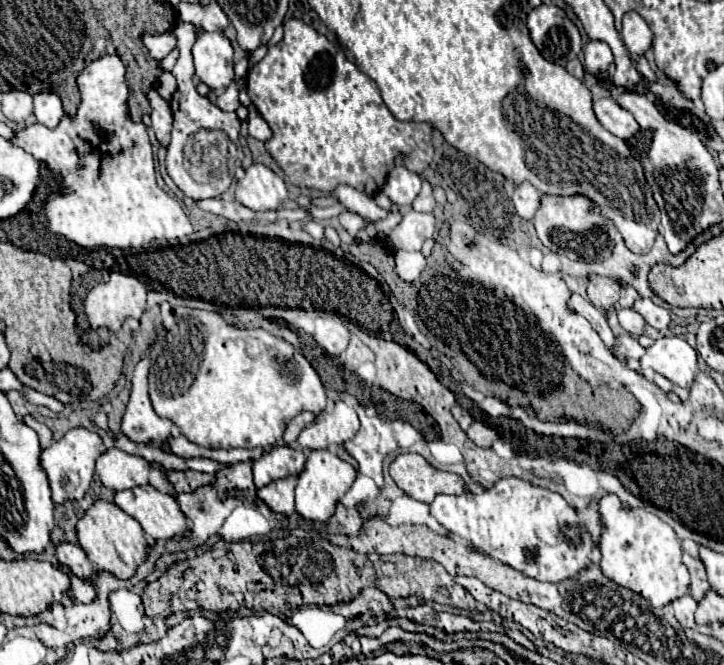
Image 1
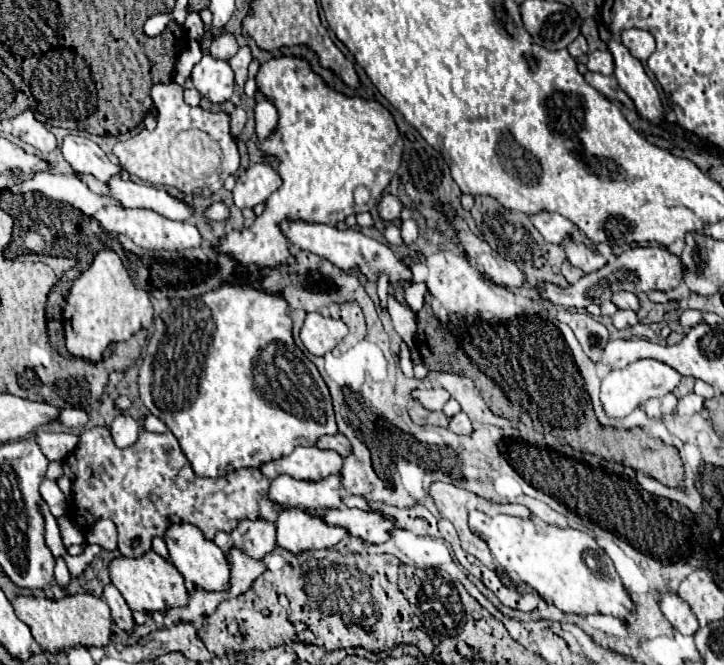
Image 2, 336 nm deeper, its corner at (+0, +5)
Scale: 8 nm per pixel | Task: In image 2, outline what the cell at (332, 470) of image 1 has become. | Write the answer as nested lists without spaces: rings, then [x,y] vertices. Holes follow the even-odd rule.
[[[297,507],[283,509],[277,519],[277,547],[283,547],[293,555],[315,549],[331,549],[345,535],[345,529],[333,529]]]

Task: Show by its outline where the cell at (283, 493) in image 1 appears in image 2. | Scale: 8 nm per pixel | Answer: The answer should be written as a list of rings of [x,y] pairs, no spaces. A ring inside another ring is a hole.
[[[241,521],[241,525],[231,533],[231,541],[245,555],[263,559],[277,547],[275,525],[269,521]]]

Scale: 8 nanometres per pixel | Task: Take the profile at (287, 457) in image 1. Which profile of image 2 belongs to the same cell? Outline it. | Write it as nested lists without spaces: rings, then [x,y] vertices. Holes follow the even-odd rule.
[[[279,475],[271,481],[269,499],[291,507],[311,507],[311,509],[339,509],[341,503],[341,481],[339,475],[327,477],[325,481],[293,481],[293,477]]]

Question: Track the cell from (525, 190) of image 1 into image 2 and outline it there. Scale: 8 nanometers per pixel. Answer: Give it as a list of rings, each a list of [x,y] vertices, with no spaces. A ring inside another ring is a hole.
[[[537,213],[531,217],[531,221],[537,227],[537,231],[545,237],[545,241],[549,241],[549,243],[563,245],[565,239],[571,239],[575,243],[583,243],[593,253],[597,253],[597,247],[593,245],[593,241],[589,241],[567,217],[563,217],[559,213]]]

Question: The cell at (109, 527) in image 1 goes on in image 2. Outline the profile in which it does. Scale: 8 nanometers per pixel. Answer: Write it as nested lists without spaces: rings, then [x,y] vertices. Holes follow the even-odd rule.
[[[155,551],[145,553],[141,559],[117,557],[109,565],[111,583],[121,591],[127,605],[139,613],[167,613],[173,607],[185,607],[189,603],[189,593],[181,573],[173,563],[159,557]]]

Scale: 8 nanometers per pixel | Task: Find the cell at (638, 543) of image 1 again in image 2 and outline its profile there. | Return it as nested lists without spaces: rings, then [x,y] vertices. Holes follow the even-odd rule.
[[[663,593],[661,595],[661,611],[667,617],[667,621],[675,629],[679,629],[681,635],[695,635],[695,631],[699,629],[697,617],[693,617],[689,605],[685,605],[685,601],[681,601],[673,593]]]

